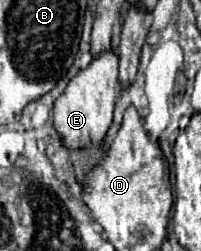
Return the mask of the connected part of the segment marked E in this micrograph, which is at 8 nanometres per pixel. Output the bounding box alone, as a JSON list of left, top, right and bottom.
[53,53,119,149]

